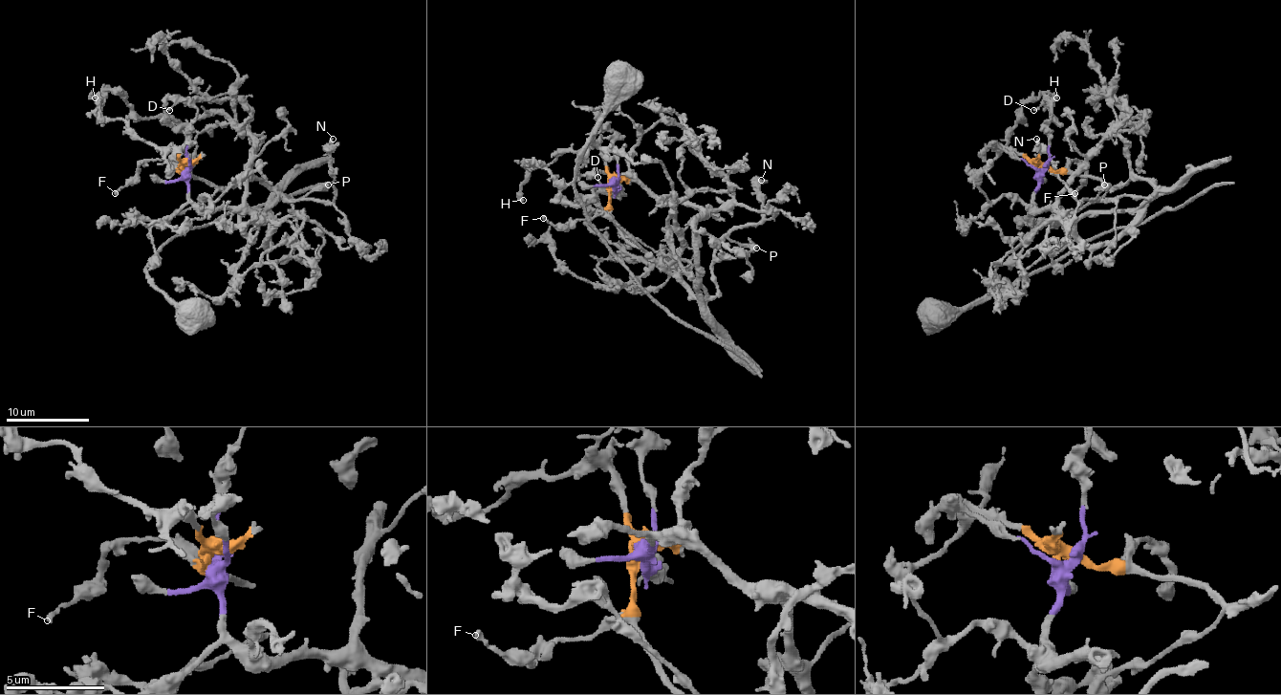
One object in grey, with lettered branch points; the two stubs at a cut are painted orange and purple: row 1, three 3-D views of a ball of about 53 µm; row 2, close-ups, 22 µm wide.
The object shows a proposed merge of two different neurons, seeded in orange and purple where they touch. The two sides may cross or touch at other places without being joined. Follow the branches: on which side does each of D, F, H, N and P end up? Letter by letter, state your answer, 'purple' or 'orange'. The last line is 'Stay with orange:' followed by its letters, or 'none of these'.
D: purple
F: orange
H: orange
N: orange
P: orange
Stay with orange: F, H, N, P

